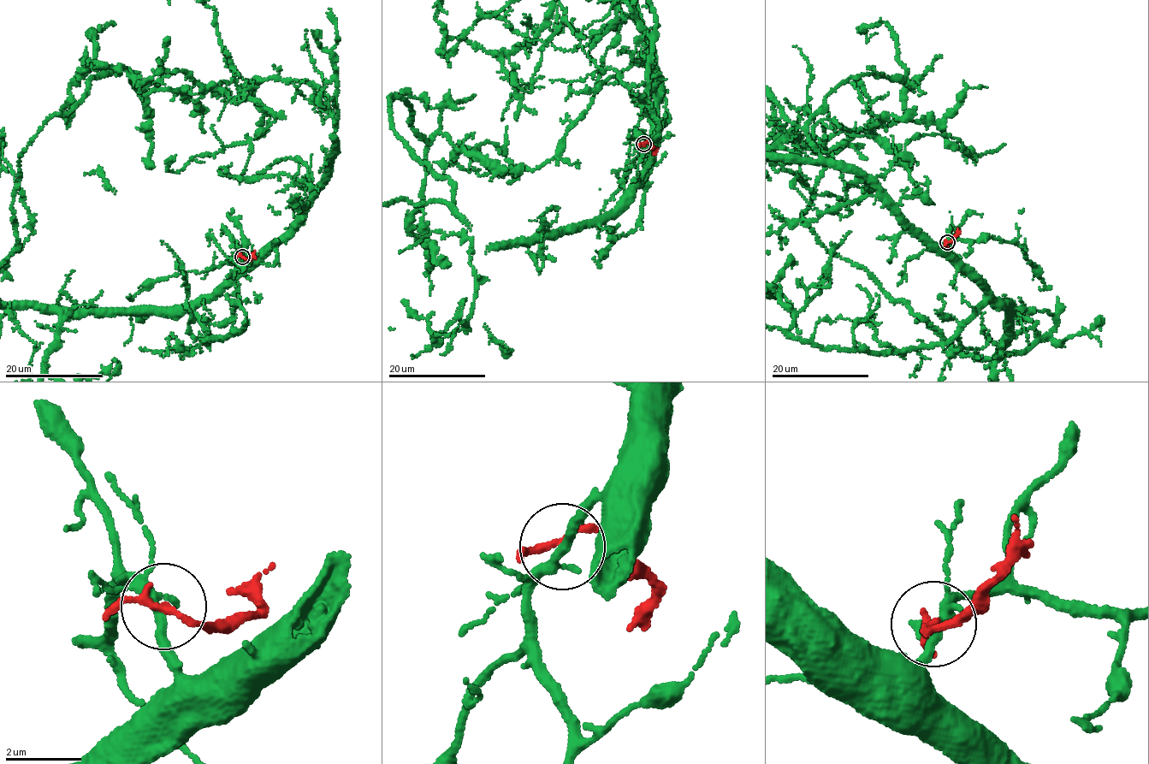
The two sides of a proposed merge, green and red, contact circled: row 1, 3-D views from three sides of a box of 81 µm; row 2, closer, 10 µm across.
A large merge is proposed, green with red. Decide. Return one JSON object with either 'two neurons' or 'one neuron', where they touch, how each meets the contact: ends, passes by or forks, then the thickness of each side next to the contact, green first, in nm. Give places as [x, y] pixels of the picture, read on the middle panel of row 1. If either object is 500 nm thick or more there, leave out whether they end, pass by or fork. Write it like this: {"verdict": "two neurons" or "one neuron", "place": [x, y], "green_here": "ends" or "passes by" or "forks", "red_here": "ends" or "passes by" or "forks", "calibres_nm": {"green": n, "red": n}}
{"verdict": "two neurons", "place": [643, 144], "green_here": "forks", "red_here": "passes by", "calibres_nm": {"green": 220, "red": 180}}

